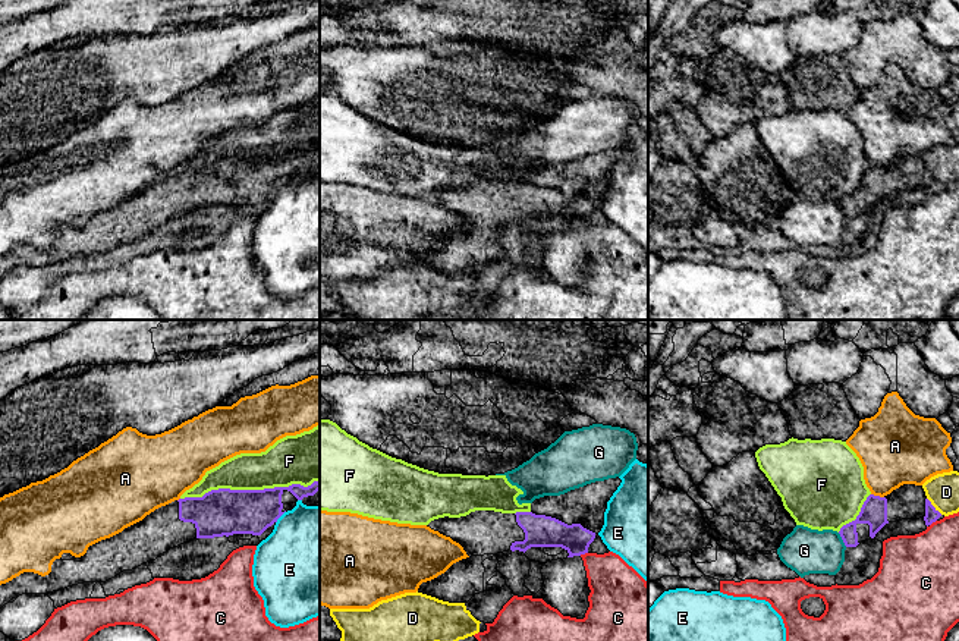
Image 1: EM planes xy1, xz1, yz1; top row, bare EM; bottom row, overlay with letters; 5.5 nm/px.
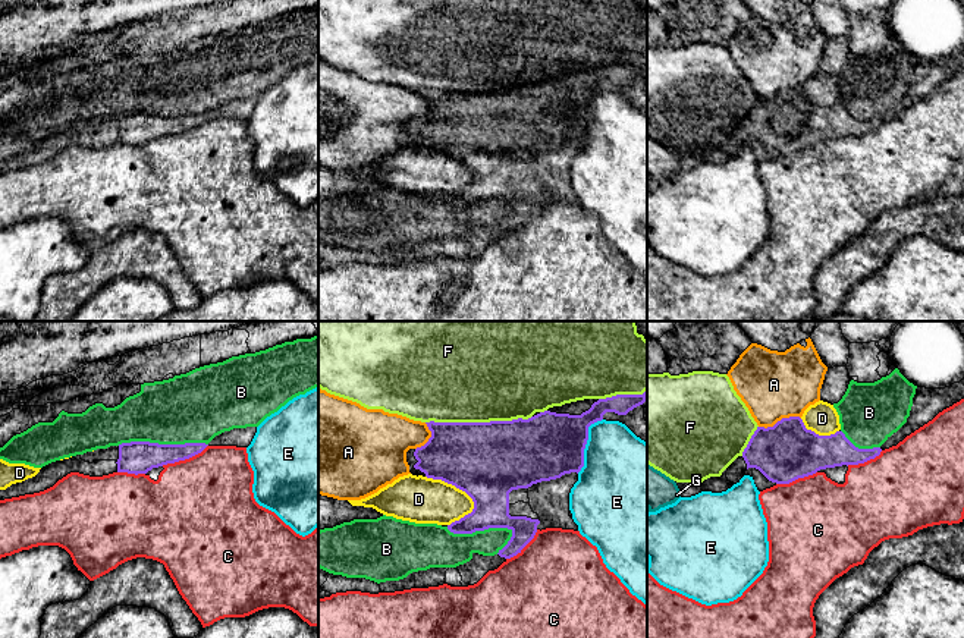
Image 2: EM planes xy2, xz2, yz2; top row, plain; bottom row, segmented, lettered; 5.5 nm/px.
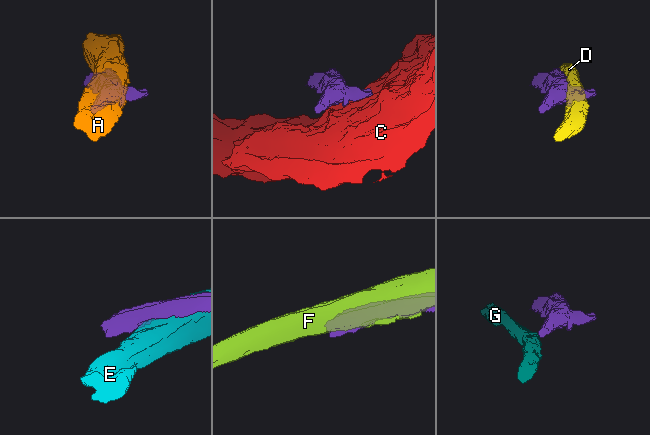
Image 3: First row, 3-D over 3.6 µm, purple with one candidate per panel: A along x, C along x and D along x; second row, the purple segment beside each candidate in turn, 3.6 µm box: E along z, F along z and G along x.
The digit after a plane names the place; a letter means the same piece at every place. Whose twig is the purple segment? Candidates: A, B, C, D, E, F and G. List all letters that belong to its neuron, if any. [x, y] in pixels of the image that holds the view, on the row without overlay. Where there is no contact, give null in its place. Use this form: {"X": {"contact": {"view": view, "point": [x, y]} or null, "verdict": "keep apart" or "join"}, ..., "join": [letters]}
{"A": {"contact": {"view": "yz2", "point": [781, 91]}, "verdict": "keep apart"}, "B": {"contact": {"view": "xz2", "point": [482, 201]}, "verdict": "keep apart"}, "C": {"contact": {"view": "xy2", "point": [184, 131]}, "verdict": "keep apart"}, "D": {"contact": {"view": "xz2", "point": [455, 157]}, "verdict": "keep apart"}, "E": {"contact": {"view": "xz2", "point": [586, 115]}, "verdict": "keep apart"}, "F": {"contact": {"view": "xy1", "point": [250, 162]}, "verdict": "keep apart"}, "G": {"contact": {"view": "yz1", "point": [842, 210]}, "verdict": "keep apart"}, "join": []}

